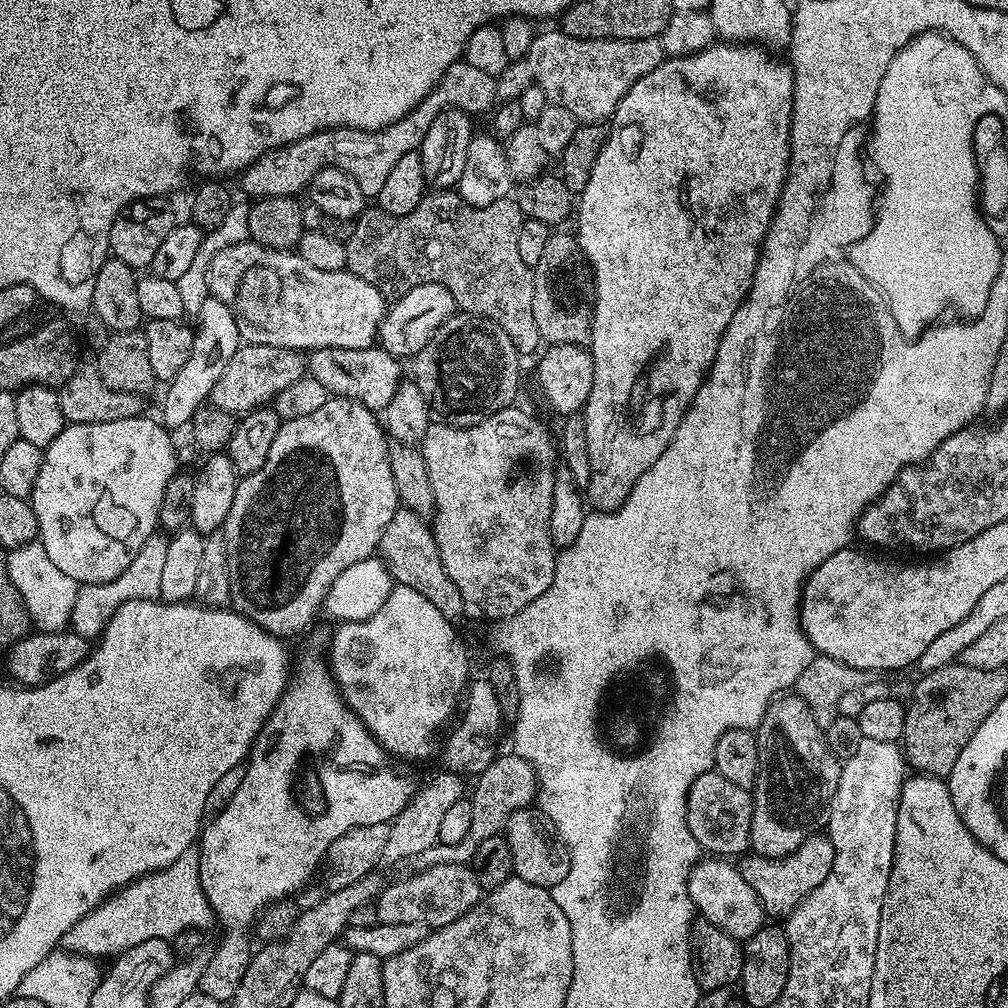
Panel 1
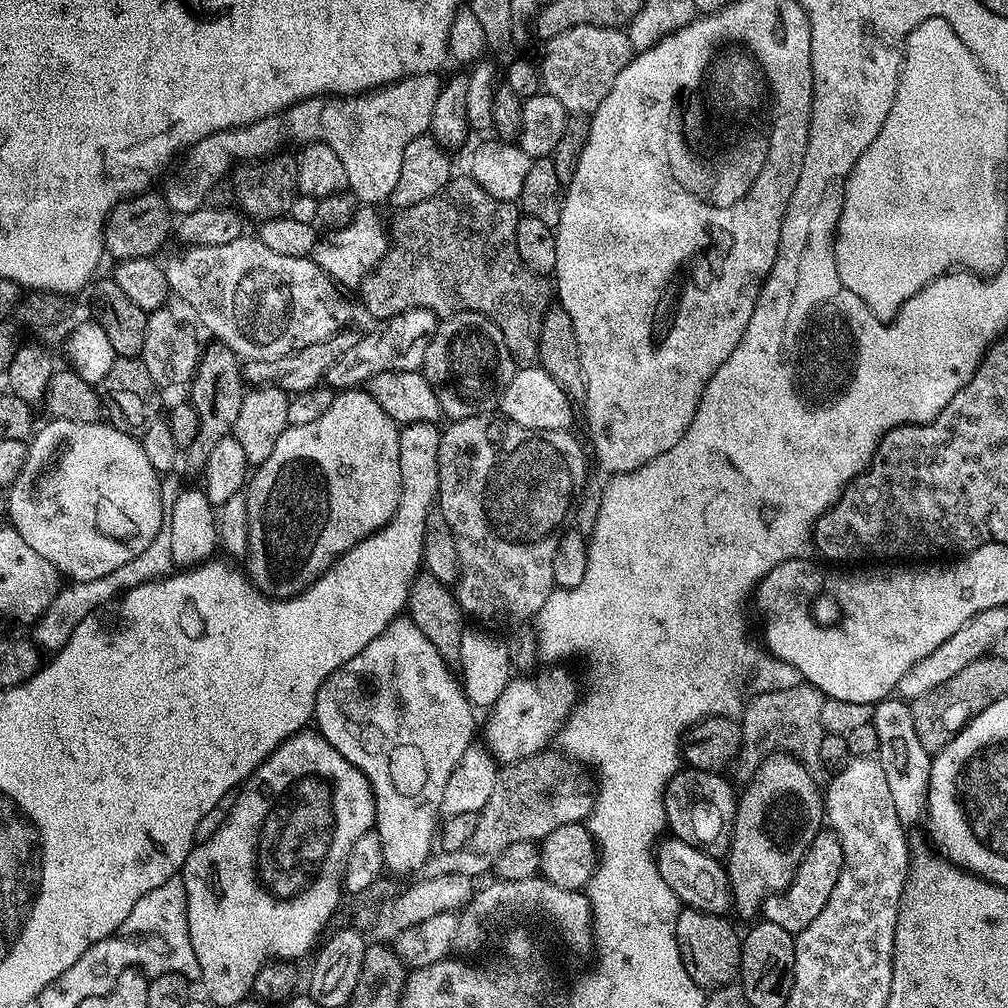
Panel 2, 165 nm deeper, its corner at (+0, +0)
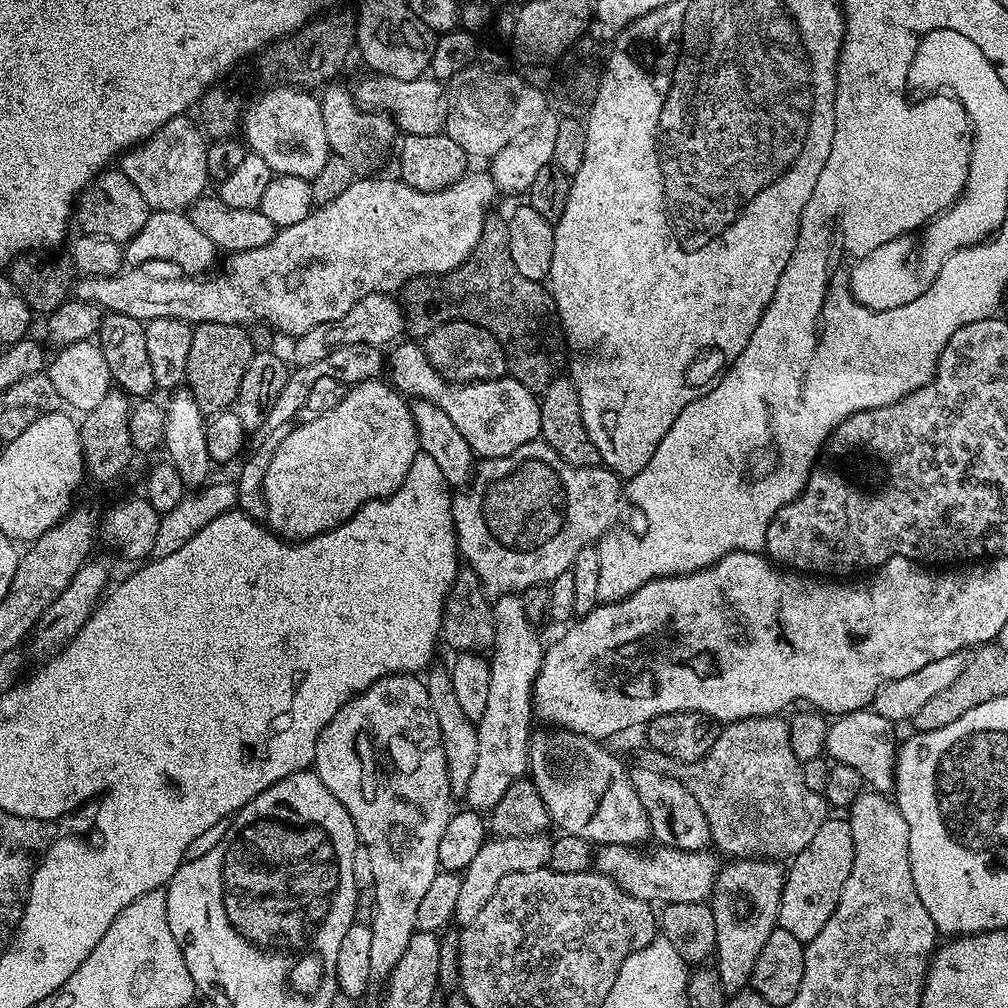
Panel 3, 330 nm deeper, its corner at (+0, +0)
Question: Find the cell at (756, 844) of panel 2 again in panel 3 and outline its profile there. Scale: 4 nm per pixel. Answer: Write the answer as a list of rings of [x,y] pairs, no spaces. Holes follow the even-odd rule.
[[[755,858],[733,859],[717,872],[710,907],[716,935],[714,967],[725,993],[742,992],[751,985],[754,962],[758,962],[766,938],[778,926],[785,875],[785,869],[777,861]]]

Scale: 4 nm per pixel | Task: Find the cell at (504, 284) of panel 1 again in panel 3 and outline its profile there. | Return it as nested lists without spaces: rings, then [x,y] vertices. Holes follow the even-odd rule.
[[[489,218],[484,224],[482,230],[482,238],[480,244],[472,251],[472,256],[466,262],[462,262],[462,266],[458,266],[453,272],[444,272],[440,276],[416,276],[410,283],[404,285],[402,289],[402,303],[404,305],[404,314],[406,317],[406,328],[409,333],[413,332],[416,338],[429,336],[438,326],[442,326],[446,322],[470,322],[474,326],[482,326],[486,330],[490,330],[490,334],[494,334],[494,338],[498,338],[498,342],[504,351],[504,357],[508,363],[508,372],[511,379],[517,380],[522,386],[526,386],[530,391],[537,394],[543,393],[545,388],[550,386],[550,382],[554,382],[566,368],[566,341],[564,338],[564,327],[560,324],[560,315],[556,312],[556,303],[552,301],[552,293],[541,281],[531,280],[524,277],[516,267],[514,267],[514,258],[510,258],[510,246],[508,245],[508,225],[503,219]]]

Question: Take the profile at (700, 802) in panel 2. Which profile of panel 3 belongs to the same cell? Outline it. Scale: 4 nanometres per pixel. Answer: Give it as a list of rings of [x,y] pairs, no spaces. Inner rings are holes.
[[[643,766],[631,769],[630,779],[634,794],[638,794],[638,802],[642,802],[642,810],[646,810],[646,818],[652,831],[651,839],[656,840],[657,845],[677,848],[683,852],[703,852],[712,844],[706,814],[702,814],[702,806],[698,806],[694,794],[690,794],[690,790],[682,786],[682,782]]]

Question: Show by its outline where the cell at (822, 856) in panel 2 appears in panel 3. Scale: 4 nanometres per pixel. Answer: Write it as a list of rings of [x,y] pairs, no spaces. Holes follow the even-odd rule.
[[[829,818],[818,826],[810,846],[791,857],[787,865],[780,899],[779,927],[799,940],[813,940],[818,930],[830,922],[830,914],[834,914],[834,906],[838,906],[838,898],[842,898],[842,886],[846,886],[846,878],[850,878],[850,866],[854,866],[854,838],[847,819]]]

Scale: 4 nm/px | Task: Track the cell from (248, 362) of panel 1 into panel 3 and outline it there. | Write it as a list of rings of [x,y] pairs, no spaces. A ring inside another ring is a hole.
[[[386,292],[366,294],[366,298],[362,298],[362,302],[358,302],[354,306],[350,306],[350,310],[346,310],[346,314],[342,314],[342,318],[338,318],[334,322],[322,322],[322,326],[314,326],[314,330],[306,330],[306,334],[295,337],[293,344],[296,345],[292,348],[293,361],[291,360],[291,363],[296,366],[310,366],[342,346],[369,344],[383,349],[384,344],[395,345],[403,337],[400,335],[405,335],[405,332],[404,305],[395,295]]]

